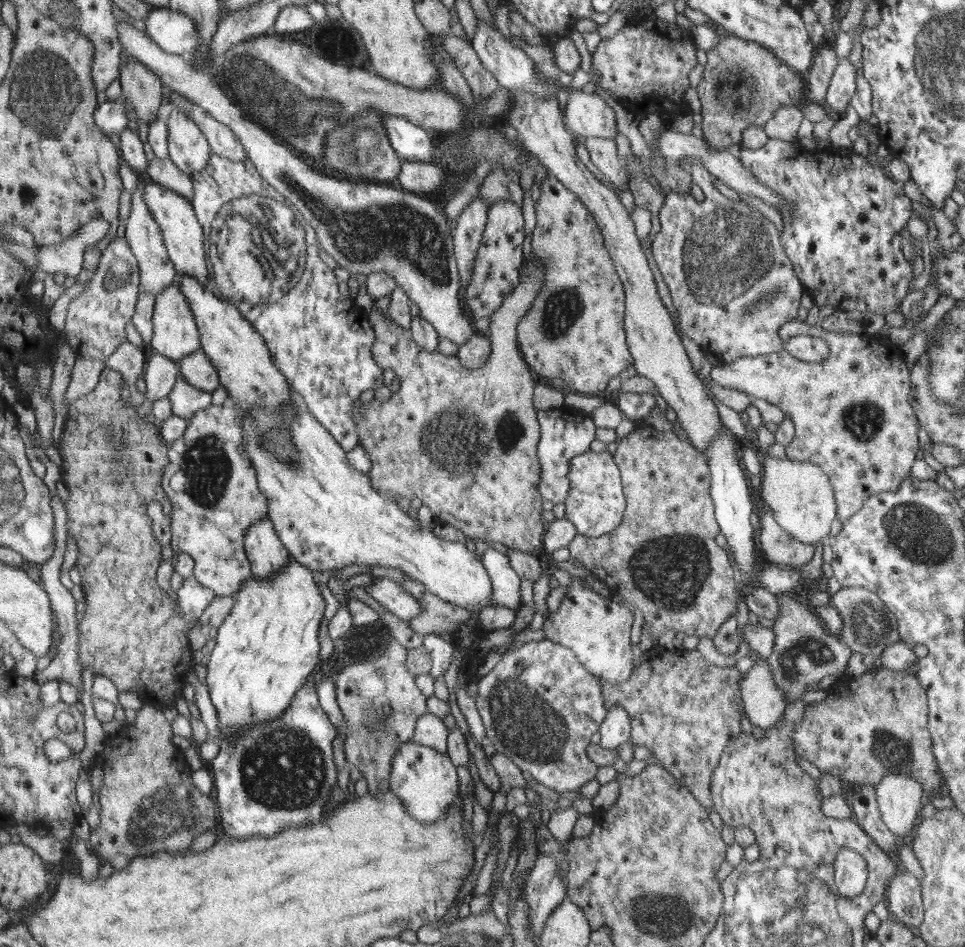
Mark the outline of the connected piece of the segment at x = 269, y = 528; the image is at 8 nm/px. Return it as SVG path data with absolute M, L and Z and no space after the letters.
M268 517L260 519L247 530L246 554L251 561L252 577L259 579L271 577L291 559Z

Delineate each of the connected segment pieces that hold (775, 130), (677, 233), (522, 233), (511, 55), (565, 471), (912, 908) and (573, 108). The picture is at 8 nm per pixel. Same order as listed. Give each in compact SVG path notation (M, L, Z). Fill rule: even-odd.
M799 106L780 107L762 127L769 138L796 141L803 118L803 112Z
M690 158L690 164L686 165L694 178L694 182L703 190L704 200L698 201L693 195L684 193L668 192L665 195L665 201L660 209L659 219L661 222L661 230L655 235L651 243L651 250L656 260L658 270L661 272L664 282L670 290L670 296L674 302L674 307L680 316L680 326L686 336L694 341L702 351L714 361L727 361L728 364L739 360L744 356L760 356L769 353L782 352L784 350L784 340L780 339L779 331L788 321L795 322L798 319L798 308L800 308L801 297L806 290L799 282L793 270L791 258L788 258L786 248L783 246L783 232L780 226L776 226L776 222L772 222L772 218L768 218L768 214L760 213L760 210L752 209L748 202L736 202L736 198L728 198L720 193L714 187L713 180L715 176L710 174L699 162L699 158Z
M498 201L489 206L487 230L485 230L485 236L481 238L481 246L477 250L477 260L473 262L472 281L464 289L465 312L474 321L496 314L496 310L512 294L512 289L516 289L516 286L520 284L520 264L522 264L522 242L524 242L524 238L526 238L526 228L524 228L524 216L522 216L520 205L512 201Z
M477 19L477 29L470 43L482 61L482 65L496 77L496 80L504 88L515 92L525 90L547 99L556 94L557 90L554 81L543 84L541 80L537 80L533 60L524 51L507 40L498 29L490 27L486 22Z
M565 404L553 409L540 410L539 420L545 434L541 437L539 444L539 457L542 463L539 490L544 498L558 504L558 502L567 500L569 490L572 489L572 482L569 479L572 460L576 456L586 453L587 450L592 450L592 442L596 442L596 433L600 428L596 426L591 413L583 413L581 410Z
M897 872L887 884L885 901L890 915L905 925L915 929L923 921L923 900L916 876Z
M568 86L570 91L568 93L568 100L566 102L566 113L565 117L567 118L567 125L572 132L576 132L576 134L580 136L588 137L598 137L605 139L614 139L616 137L616 124L620 122L620 120L616 119L616 115L612 107L609 107L605 101L600 97L600 95L596 93L584 93L582 89L571 90L571 86Z

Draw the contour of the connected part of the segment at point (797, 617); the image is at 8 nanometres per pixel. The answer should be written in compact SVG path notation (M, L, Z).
M795 593L777 594L777 603L780 612L773 626L775 645L767 659L774 682L785 692L788 704L800 699L808 684L818 683L824 676L842 675L847 668L852 650L828 632L819 616L810 611L806 603L802 604Z

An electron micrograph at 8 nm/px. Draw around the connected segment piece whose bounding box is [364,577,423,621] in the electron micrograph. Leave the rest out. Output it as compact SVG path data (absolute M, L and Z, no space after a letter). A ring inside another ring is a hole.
M388 577L376 578L373 583L364 588L372 598L403 621L418 616L423 610L420 599L410 591L403 589L399 582L388 579Z

